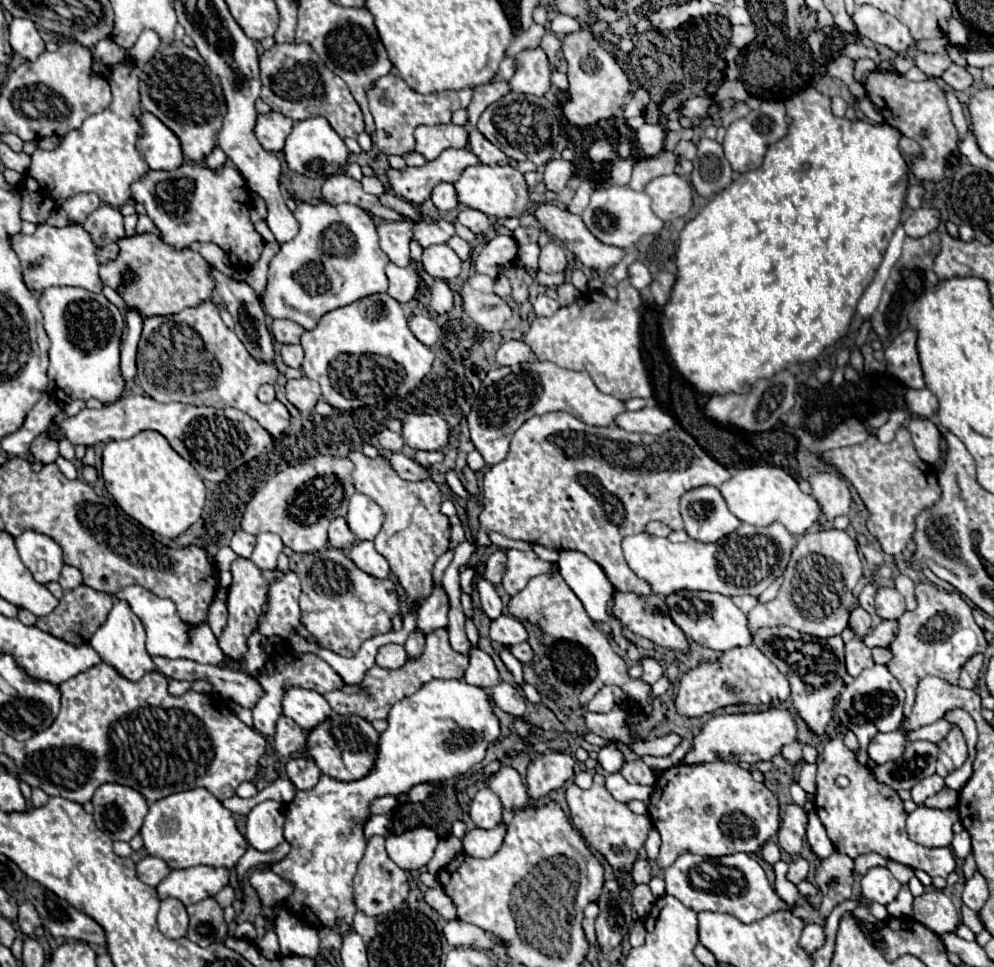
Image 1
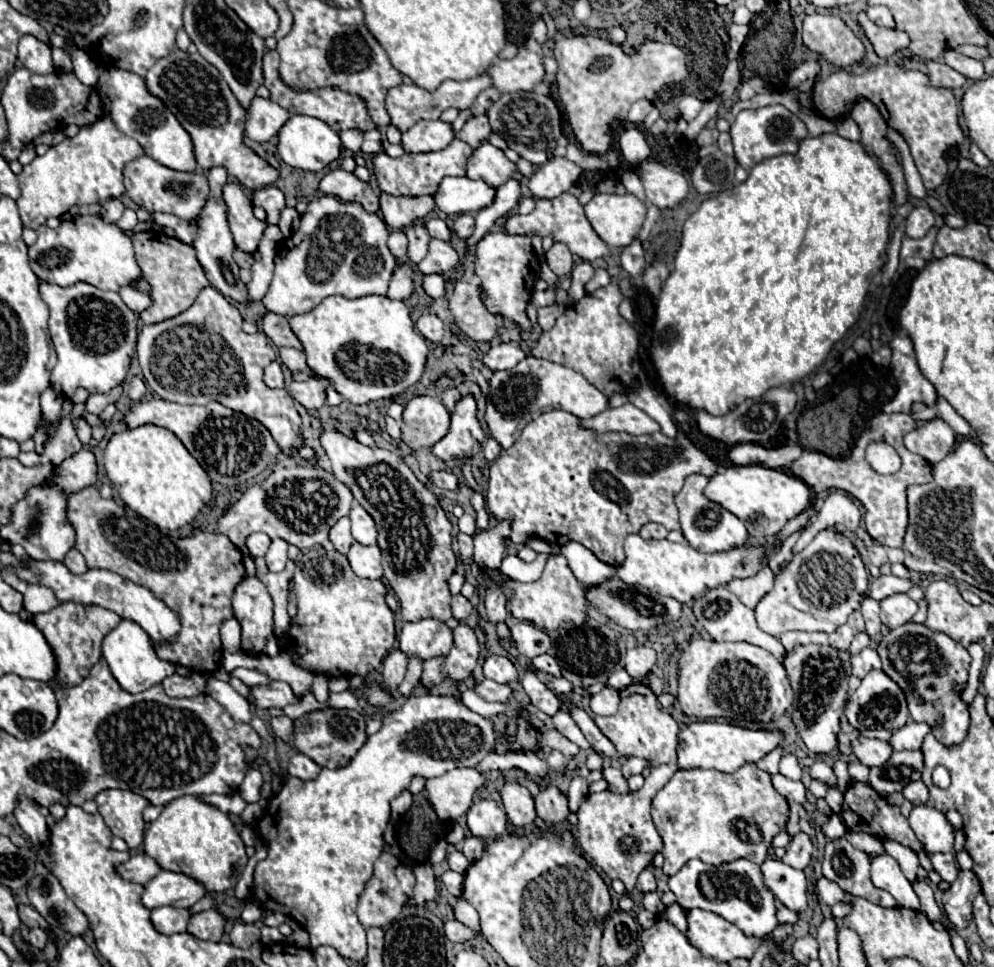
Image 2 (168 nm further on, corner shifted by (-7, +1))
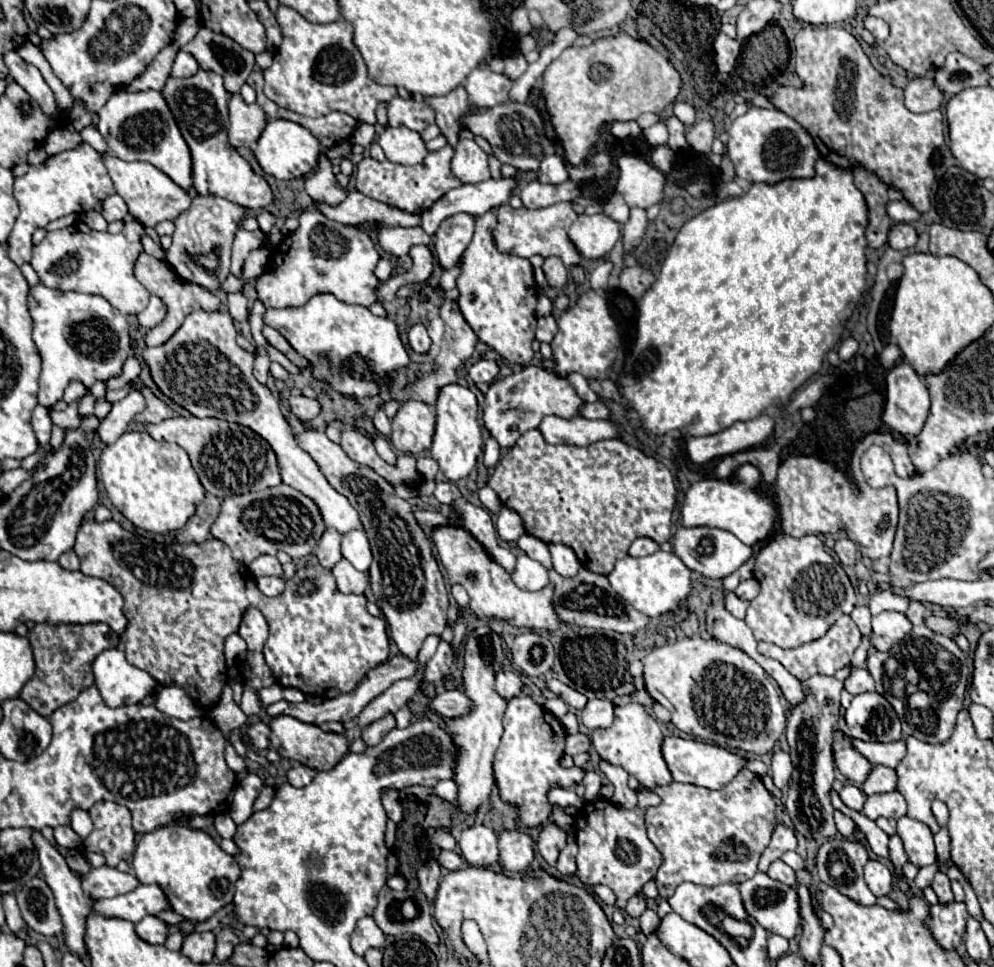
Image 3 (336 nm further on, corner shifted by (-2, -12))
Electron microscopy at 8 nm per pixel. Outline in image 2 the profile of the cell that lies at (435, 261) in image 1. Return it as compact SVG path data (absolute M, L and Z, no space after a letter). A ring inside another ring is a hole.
M432 238L428 242L428 254L418 264L418 270L422 274L446 274L446 272L454 270L456 264L458 264L456 250L448 242Z

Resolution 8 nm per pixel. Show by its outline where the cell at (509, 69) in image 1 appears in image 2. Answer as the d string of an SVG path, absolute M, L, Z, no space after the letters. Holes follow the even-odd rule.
M476 76L476 78L464 80L464 82L446 80L446 82L442 82L434 92L424 90L424 88L420 88L420 86L416 86L416 84L410 84L410 86L400 84L400 86L392 88L392 90L388 92L386 110L388 110L390 118L392 118L392 124L394 124L400 132L404 132L404 130L408 130L408 126L414 126L414 124L416 124L418 120L422 120L422 118L424 118L424 120L438 120L440 114L442 114L446 108L464 110L464 108L472 106L474 100L476 100L476 96L478 96L482 90L490 88L490 86L492 86L492 82L488 82L488 78L484 78L484 76Z

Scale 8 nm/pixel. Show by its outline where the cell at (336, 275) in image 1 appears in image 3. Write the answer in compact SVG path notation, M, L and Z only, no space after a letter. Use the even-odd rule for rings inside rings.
M319 209L303 211L299 223L299 229L275 247L267 271L257 279L257 297L265 309L303 307L317 293L331 293L339 301L363 307L373 305L375 289L381 283L375 277L379 251L367 231L331 221Z

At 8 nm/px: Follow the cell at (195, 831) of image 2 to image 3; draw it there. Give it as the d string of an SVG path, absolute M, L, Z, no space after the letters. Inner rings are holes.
M183 823L163 825L145 833L133 853L133 869L141 883L157 883L163 889L175 913L197 923L207 921L215 911L233 901L239 879L235 857L227 855L209 833Z

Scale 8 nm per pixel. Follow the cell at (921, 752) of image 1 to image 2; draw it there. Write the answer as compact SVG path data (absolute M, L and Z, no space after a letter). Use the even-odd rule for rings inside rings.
M920 750L892 752L884 766L870 770L868 782L880 796L888 796L892 792L900 792L908 782L920 780L922 768L924 756L920 754Z

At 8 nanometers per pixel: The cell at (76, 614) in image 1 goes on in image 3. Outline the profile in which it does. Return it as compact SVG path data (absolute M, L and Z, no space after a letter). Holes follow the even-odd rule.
M39 623L29 633L27 639L35 653L35 675L23 687L21 699L29 703L43 717L49 717L55 709L71 703L77 695L93 685L91 665L95 657L111 647L117 647L119 635L111 631L105 623L87 623L87 625L71 625L71 623Z

